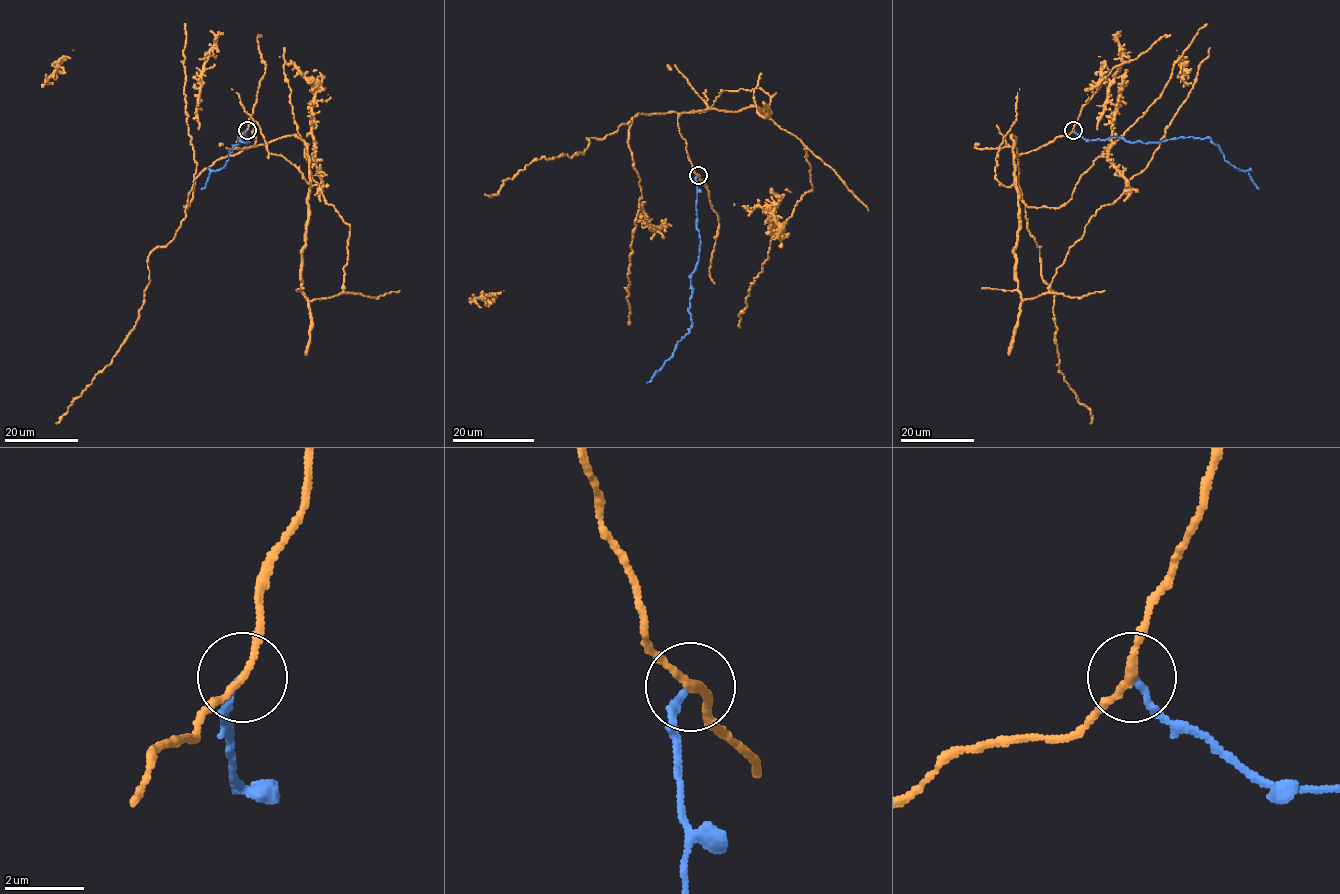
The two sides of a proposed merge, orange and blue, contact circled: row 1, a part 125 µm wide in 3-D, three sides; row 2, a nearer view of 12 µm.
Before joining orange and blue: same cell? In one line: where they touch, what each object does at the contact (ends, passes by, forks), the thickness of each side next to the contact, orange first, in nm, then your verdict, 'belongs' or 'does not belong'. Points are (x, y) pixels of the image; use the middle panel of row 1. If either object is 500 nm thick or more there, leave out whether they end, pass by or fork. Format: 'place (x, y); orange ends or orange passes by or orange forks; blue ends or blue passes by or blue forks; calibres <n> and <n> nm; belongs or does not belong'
place (698, 175); orange passes by; blue ends; calibres 170 and 160 nm; does not belong

